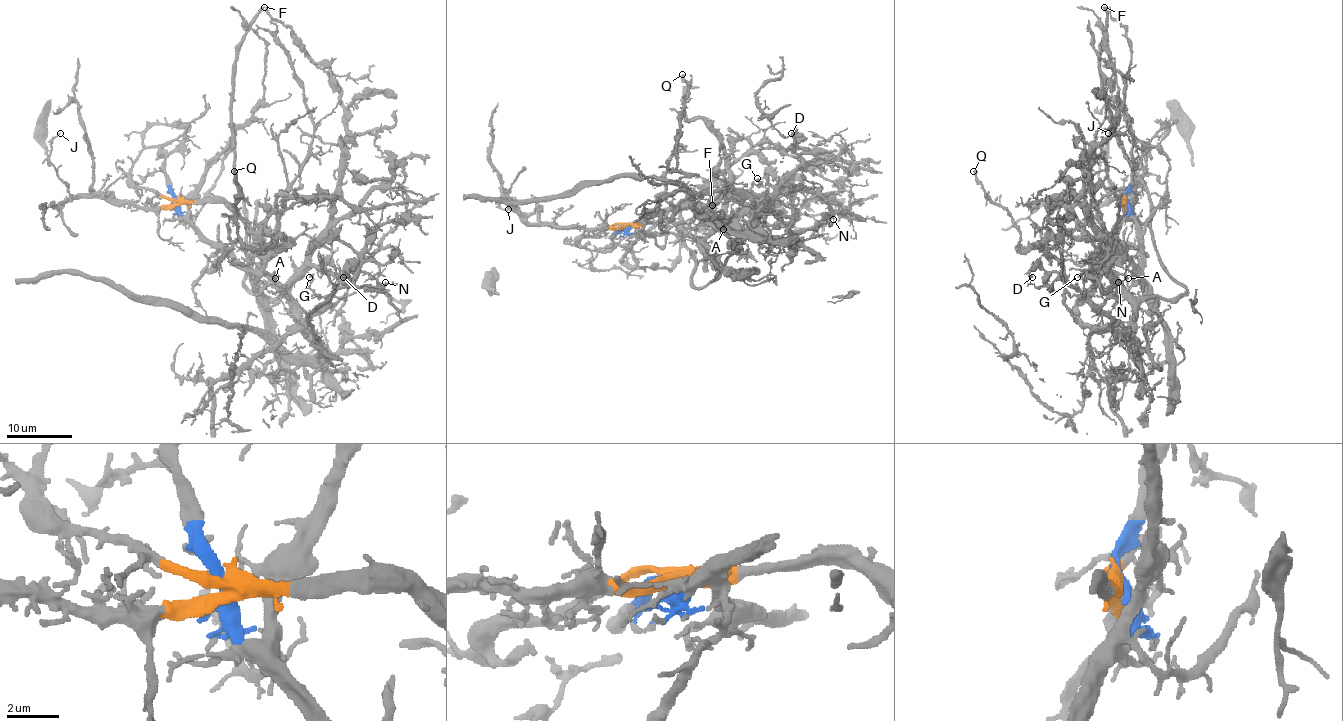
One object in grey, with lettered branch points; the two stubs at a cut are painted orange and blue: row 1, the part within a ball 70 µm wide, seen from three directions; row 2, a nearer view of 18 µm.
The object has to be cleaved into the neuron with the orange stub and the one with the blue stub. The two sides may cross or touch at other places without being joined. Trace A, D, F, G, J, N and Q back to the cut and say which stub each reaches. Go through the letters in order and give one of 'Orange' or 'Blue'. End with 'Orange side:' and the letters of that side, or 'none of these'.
A: Blue
D: Blue
F: Blue
G: Blue
J: Orange
N: Blue
Q: Orange
Orange side: J, Q

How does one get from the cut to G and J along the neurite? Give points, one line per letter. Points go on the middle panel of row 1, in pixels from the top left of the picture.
G: (624, 226), (657, 213), (706, 208), (745, 233), (775, 192), (756, 179)
J: (624, 226), (557, 228), (532, 225), (511, 202), (498, 200), (503, 210), (508, 208)

